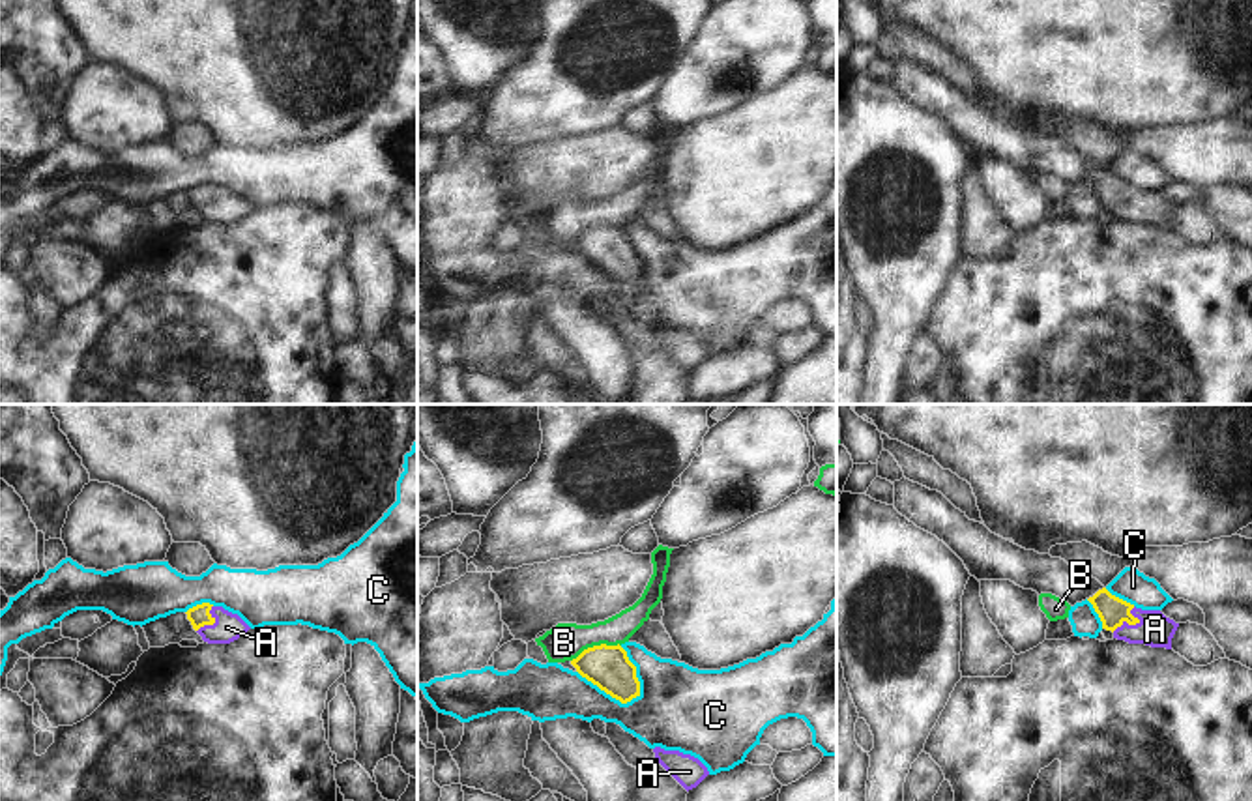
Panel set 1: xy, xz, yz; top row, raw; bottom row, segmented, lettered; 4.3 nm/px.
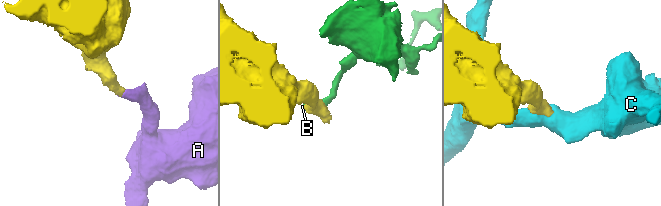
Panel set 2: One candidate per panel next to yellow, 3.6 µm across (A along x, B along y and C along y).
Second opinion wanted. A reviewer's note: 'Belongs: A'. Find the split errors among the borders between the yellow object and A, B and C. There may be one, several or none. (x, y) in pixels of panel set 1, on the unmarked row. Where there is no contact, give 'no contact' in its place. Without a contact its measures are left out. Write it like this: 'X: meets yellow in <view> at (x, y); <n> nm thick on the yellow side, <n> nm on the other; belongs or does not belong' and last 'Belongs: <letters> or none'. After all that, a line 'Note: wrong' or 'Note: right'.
A: meets yellow in yz at (1131, 204); 130 nm thick on the yellow side, 150 nm on the other; belongs
B: meets yellow in xz at (596, 227); 190 nm thick on the yellow side, 160 nm on the other; does not belong
C: meets yellow in xz at (609, 274); 190 nm thick on the yellow side, 260 nm on the other; does not belong
Belongs: A
Note: right

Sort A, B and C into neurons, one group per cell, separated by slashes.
A / B / C

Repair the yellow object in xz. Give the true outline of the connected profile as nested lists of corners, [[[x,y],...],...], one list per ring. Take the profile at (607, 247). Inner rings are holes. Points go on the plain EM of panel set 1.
[[[593,226],[571,241],[576,253],[621,284],[640,277],[636,247],[627,232],[618,226]]]

